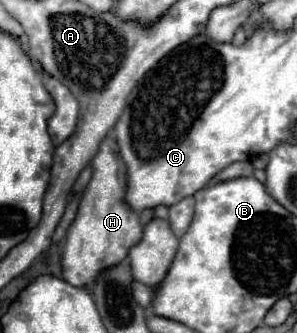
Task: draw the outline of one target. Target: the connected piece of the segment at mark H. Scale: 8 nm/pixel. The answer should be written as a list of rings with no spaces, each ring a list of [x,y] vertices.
[[[107,136],[97,156],[93,158],[93,178],[85,188],[83,200],[79,204],[79,212],[75,222],[67,232],[67,242],[63,250],[63,278],[73,286],[91,288],[91,282],[99,276],[99,270],[107,270],[107,266],[117,266],[123,262],[143,236],[143,226],[139,224],[139,214],[133,212],[125,202],[125,164],[119,156],[117,142]]]

